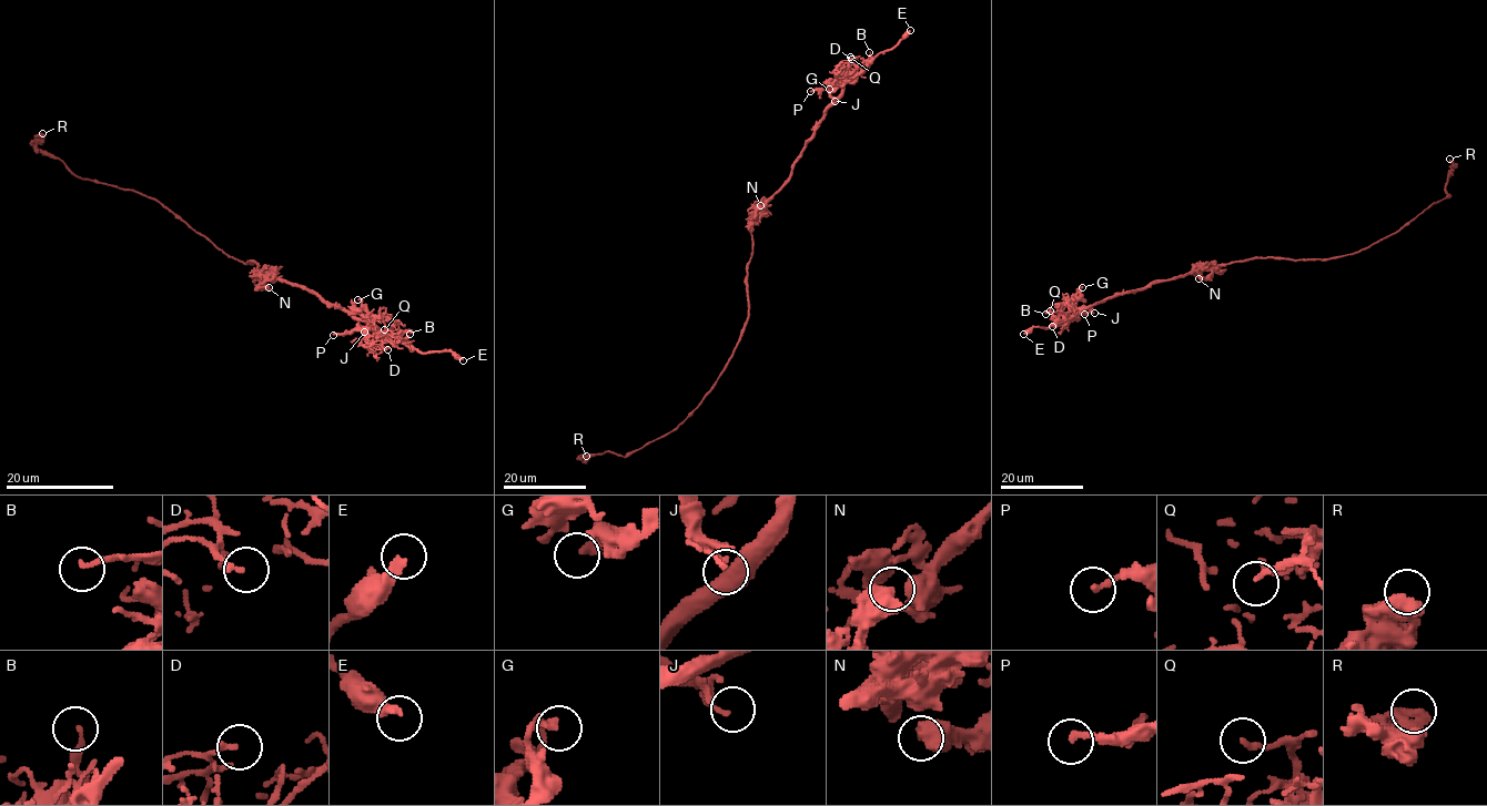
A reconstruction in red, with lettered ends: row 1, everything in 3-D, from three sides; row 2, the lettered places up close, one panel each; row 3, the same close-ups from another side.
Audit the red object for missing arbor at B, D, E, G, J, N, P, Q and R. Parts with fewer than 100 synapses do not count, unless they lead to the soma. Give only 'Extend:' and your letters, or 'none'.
Extend: E

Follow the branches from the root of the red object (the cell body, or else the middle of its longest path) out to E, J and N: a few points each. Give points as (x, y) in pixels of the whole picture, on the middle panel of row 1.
E: (747, 271), (751, 225), (789, 176), (823, 110), (849, 81), (910, 30)
J: (747, 271), (751, 225), (789, 176), (823, 110), (841, 92), (833, 82), (830, 94), (835, 101)
N: (747, 271), (752, 252), (751, 220), (760, 205)

